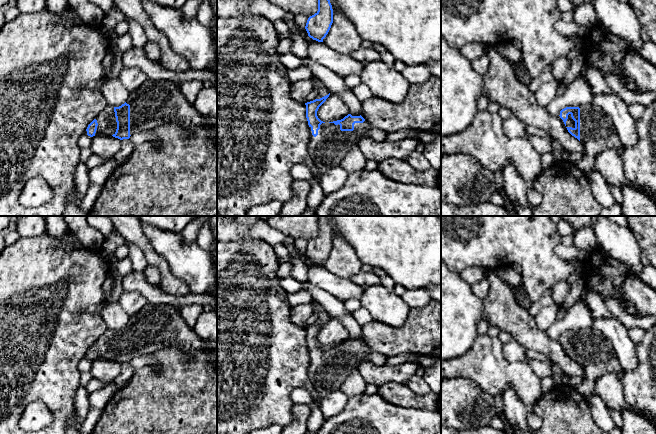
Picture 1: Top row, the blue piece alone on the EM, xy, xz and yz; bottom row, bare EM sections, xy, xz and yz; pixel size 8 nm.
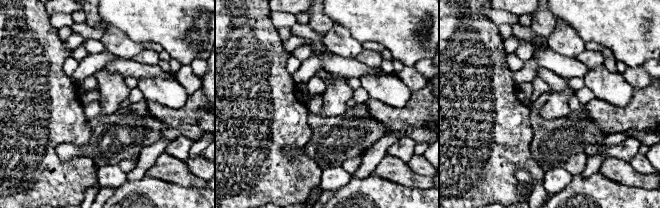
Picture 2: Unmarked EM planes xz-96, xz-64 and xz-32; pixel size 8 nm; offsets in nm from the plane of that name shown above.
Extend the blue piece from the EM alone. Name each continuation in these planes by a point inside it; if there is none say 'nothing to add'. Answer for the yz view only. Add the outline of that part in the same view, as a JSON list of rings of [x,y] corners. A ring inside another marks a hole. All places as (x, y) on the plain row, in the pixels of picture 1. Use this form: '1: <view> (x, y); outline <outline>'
1: yz (570, 346); outline [[[571,338],[568,339],[568,343],[566,345],[566,351],[575,352],[575,345],[572,343]]]

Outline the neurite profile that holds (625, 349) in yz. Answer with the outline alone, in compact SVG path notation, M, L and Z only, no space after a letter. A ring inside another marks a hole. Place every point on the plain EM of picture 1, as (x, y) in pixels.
M593 319L593 328L598 329L612 342L622 372L630 372L637 368L636 344L630 339L628 329L619 319Z

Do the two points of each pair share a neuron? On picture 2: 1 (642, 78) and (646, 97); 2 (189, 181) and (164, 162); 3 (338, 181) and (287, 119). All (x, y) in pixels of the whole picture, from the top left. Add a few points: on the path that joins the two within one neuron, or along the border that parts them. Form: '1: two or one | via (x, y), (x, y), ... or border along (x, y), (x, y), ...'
1: two | border along (649, 83), (643, 87), (634, 88)
2: one | via (183, 176), (170, 168)
3: two | border along (322, 169), (318, 185)

